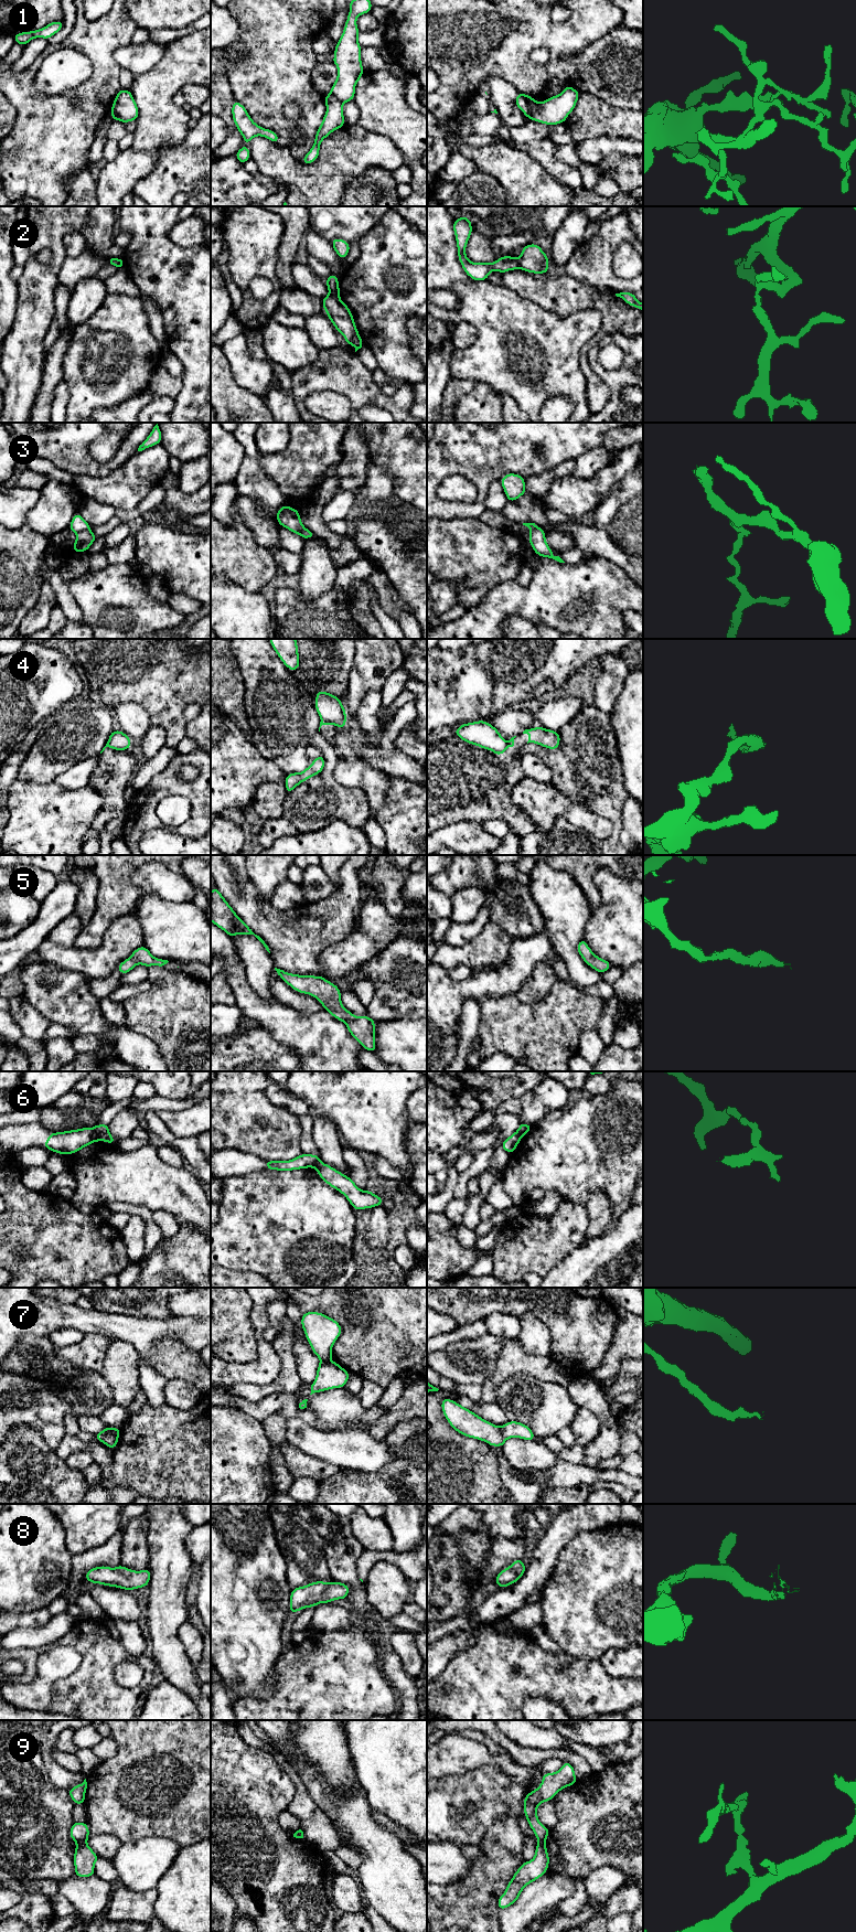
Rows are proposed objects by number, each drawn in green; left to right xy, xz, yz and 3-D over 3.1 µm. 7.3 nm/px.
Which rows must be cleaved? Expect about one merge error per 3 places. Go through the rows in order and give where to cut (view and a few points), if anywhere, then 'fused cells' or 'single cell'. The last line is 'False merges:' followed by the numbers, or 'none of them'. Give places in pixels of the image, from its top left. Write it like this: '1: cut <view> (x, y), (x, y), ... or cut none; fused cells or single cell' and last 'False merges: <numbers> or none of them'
1: cut yz (538, 103), (531, 119); fused cells
2: cut xz (329, 295), (339, 298); fused cells
3: cut xy (89, 527), (77, 534); fused cells
4: cut xz (321, 718), (333, 724); fused cells
5: cut none; single cell
6: cut xy (93, 1128), (104, 1140); fused cells
7: cut xy (118, 1437), (109, 1430), (100, 1441); fused cells
8: cut none; single cell
9: cut xy (85, 1840), (77, 1843); fused cells
False merges: 1, 2, 3, 4, 6, 7, 9

